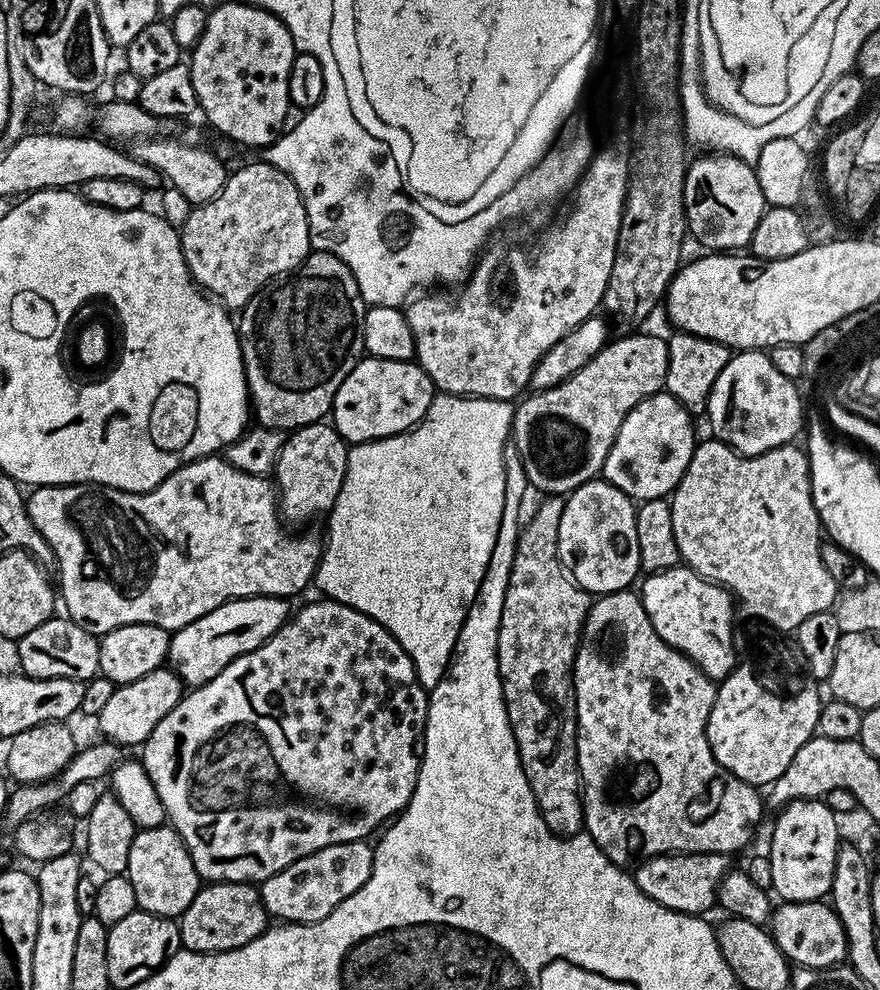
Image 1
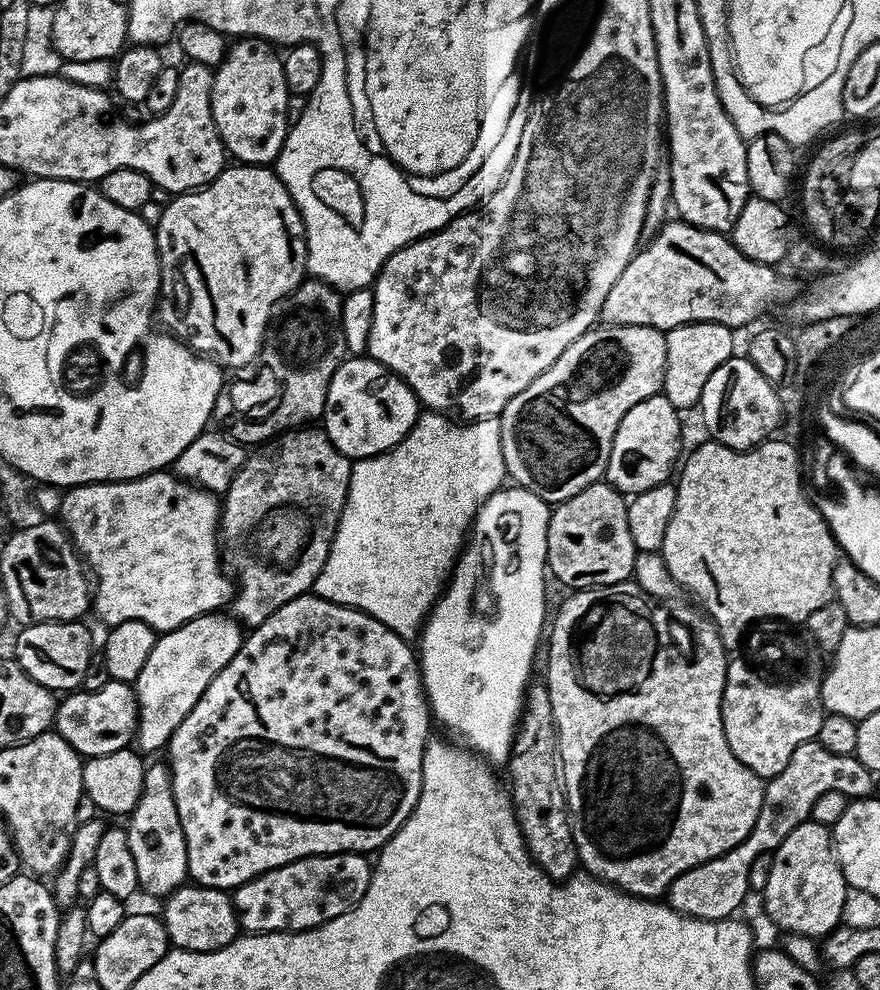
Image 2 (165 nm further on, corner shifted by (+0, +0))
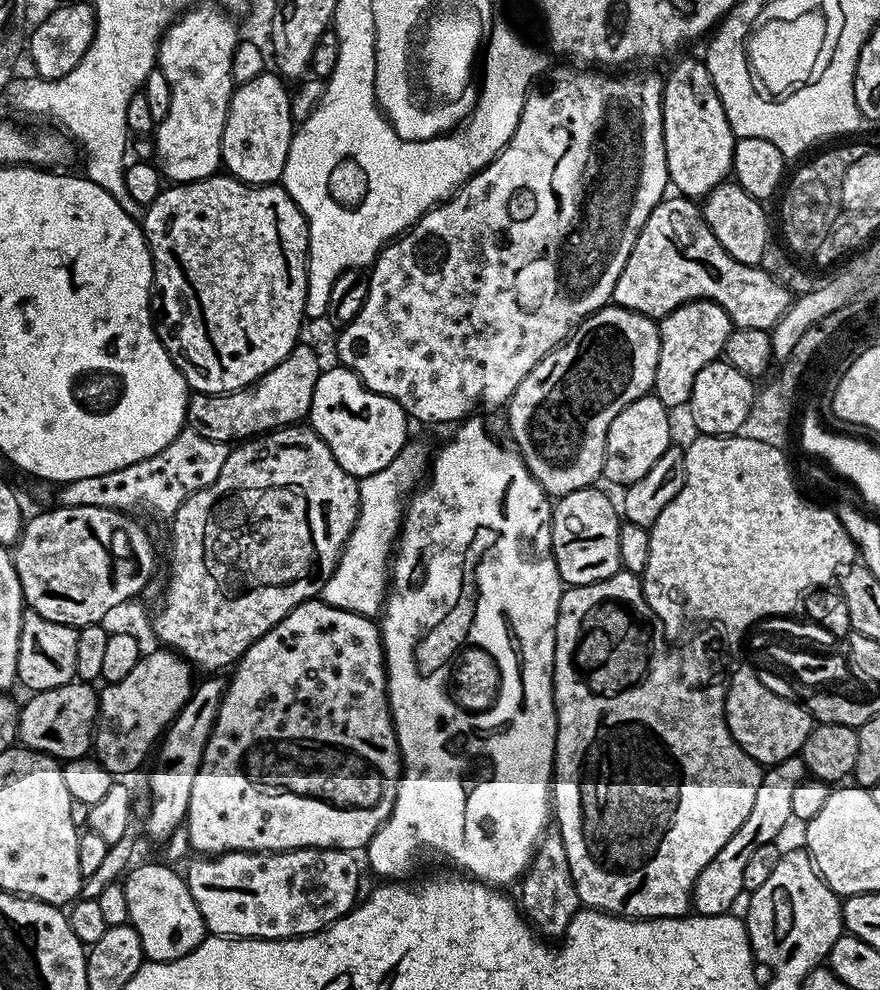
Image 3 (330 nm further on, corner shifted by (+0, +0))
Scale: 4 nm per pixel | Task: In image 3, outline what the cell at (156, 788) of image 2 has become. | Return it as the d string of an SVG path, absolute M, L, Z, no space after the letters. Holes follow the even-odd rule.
M212 674L193 687L190 698L182 706L172 723L168 725L155 753L157 768L146 777L148 793L152 799L150 814L144 819L144 832L152 840L168 840L176 832L176 827L185 823L190 802L190 790L194 787L194 774L202 762L202 754L214 722L218 718L220 703L226 687L225 677Z

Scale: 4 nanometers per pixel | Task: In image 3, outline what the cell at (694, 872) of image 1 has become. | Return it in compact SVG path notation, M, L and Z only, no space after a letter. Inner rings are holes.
M799 755L771 765L761 775L758 794L754 794L754 807L750 809L746 822L734 834L734 838L730 838L730 842L726 842L726 846L718 850L716 857L708 863L706 870L702 870L702 874L698 874L694 882L691 907L699 915L723 916L735 909L732 907L735 906L736 899L745 895L742 877L750 857L754 850L758 850L758 846L766 846L781 839L780 831L792 820L794 786L798 786L805 778L804 761Z

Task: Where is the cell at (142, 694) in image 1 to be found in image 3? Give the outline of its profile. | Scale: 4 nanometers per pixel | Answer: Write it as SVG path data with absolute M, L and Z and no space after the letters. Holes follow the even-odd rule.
M91 683L54 686L54 690L34 692L27 698L29 700L18 712L18 740L23 747L55 756L61 762L87 757L93 751L100 701L97 689Z

